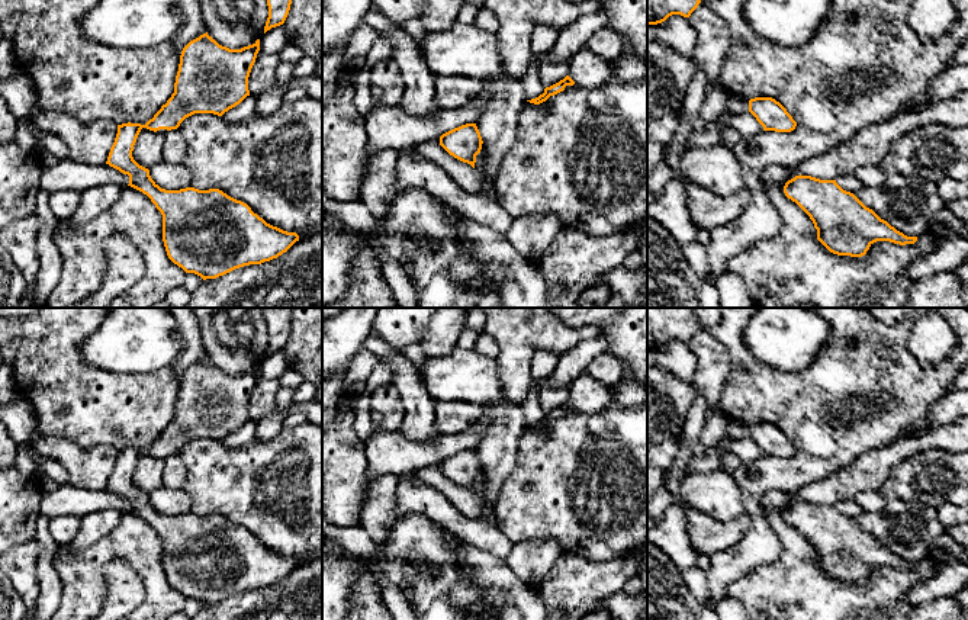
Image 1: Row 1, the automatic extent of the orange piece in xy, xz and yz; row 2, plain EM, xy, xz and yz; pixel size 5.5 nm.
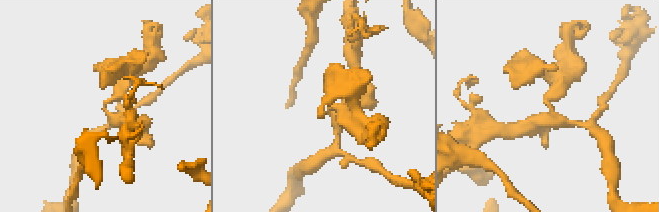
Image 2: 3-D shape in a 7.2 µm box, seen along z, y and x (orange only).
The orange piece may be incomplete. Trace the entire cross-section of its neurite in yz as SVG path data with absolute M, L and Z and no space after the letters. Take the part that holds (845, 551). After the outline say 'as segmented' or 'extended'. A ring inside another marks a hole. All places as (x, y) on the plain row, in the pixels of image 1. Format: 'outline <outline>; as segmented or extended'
outline M800 499L785 508L784 518L810 542L817 565L833 579L862 582L877 566L900 571L917 566L881 544L836 505Z; as segmented

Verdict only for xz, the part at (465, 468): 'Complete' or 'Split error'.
Complete

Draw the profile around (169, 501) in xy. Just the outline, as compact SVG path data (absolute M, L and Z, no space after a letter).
M165 486L158 488L157 491L149 494L149 501L161 514L165 515L180 515L190 513L192 498L186 491L170 489Z

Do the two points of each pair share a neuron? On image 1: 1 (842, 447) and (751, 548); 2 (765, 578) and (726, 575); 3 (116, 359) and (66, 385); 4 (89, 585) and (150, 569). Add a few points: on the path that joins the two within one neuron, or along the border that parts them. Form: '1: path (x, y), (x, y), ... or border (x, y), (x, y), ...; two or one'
1: path (807, 465), (775, 474), (755, 494), (756, 513); one
2: border (769, 561), (740, 575), (729, 587), (726, 597); two
3: border (79, 347), (79, 353), (92, 365), (132, 373); two
4: path (95, 567), (109, 552), (131, 552); one

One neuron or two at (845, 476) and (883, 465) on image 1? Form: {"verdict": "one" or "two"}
{"verdict": "one"}

